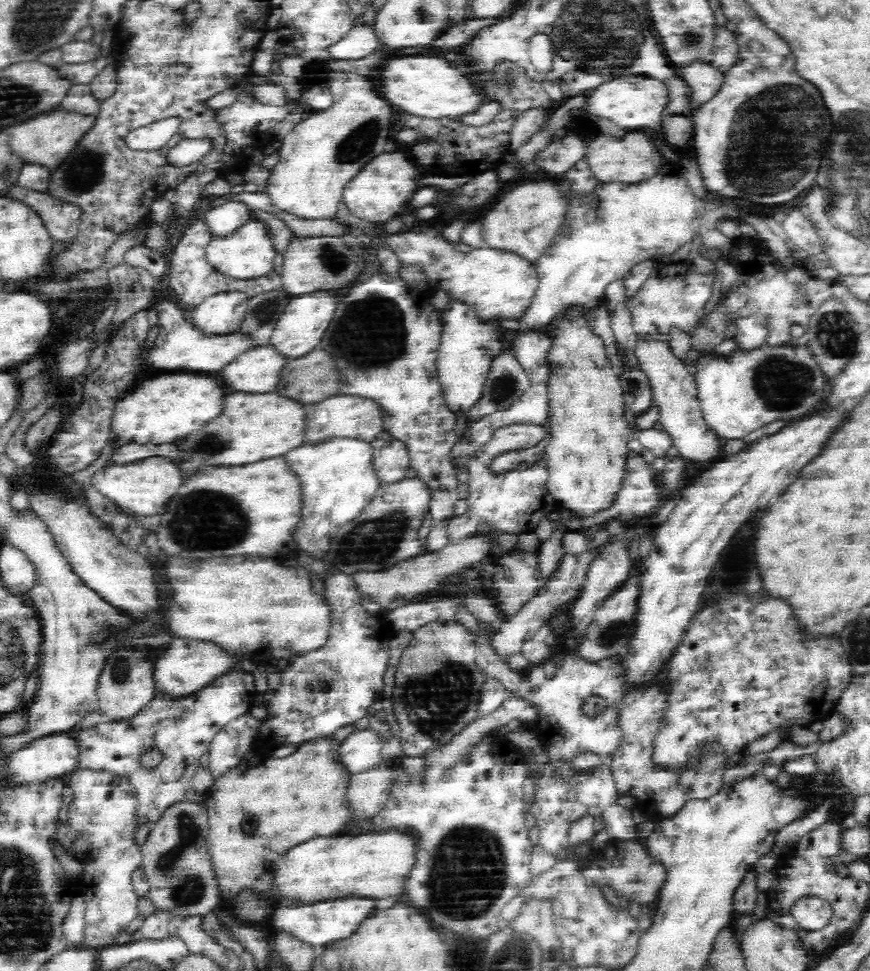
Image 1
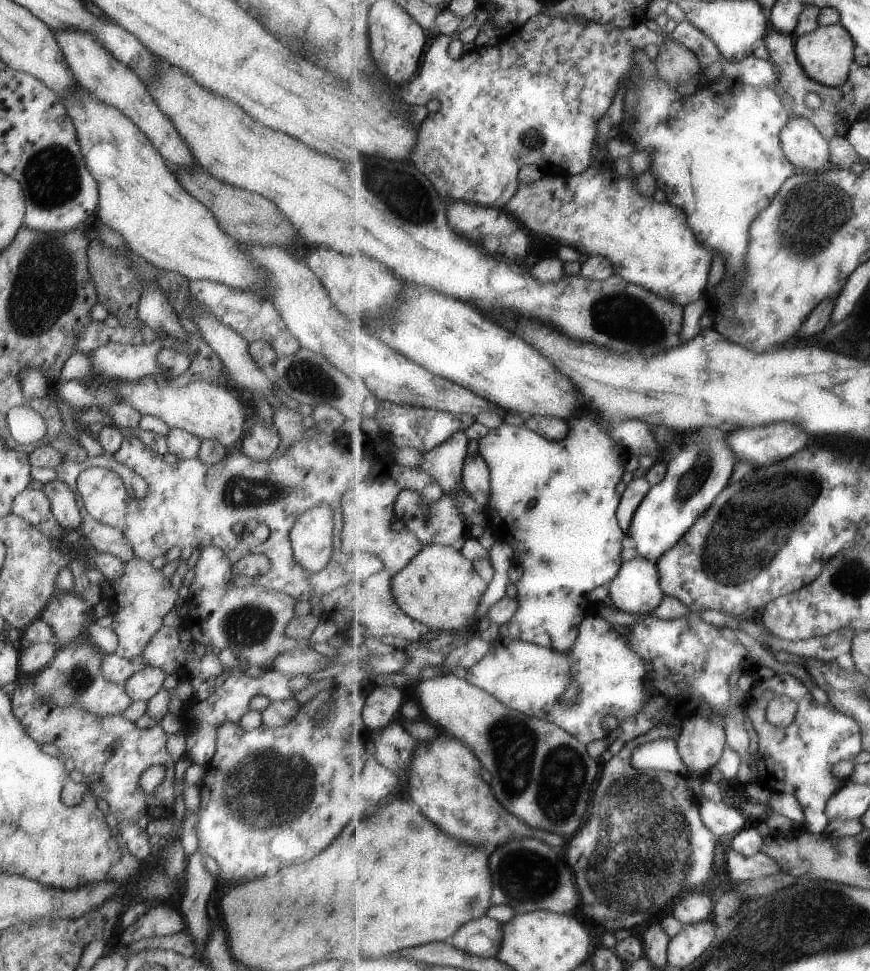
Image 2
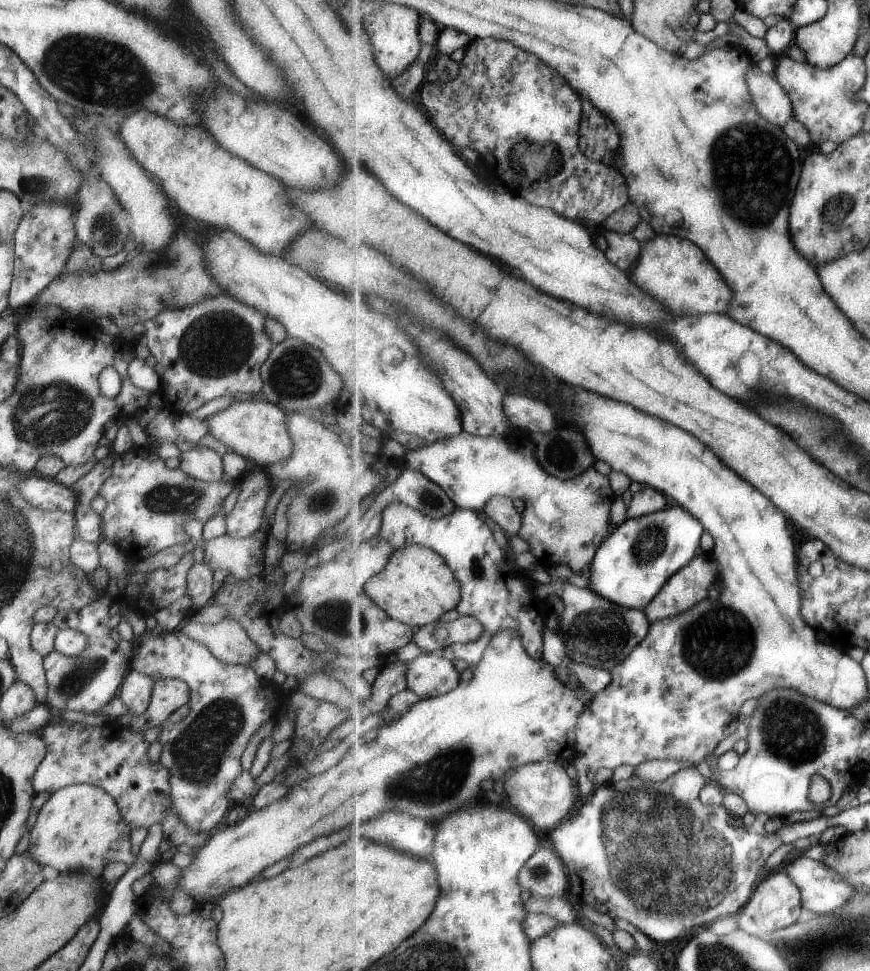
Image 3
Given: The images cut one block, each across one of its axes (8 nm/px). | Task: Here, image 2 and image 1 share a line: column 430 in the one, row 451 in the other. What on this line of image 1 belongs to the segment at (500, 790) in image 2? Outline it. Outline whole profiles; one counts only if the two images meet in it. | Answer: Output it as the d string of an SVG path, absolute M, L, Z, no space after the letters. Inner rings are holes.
M652 335L640 337L633 352L638 360L638 367L650 381L653 402L659 410L658 427L670 435L672 444L676 446L679 453L678 456L696 464L710 462L710 464L703 464L705 467L710 466L718 457L720 442L704 420L697 395L697 384L686 362L672 352L669 341L656 339Z

